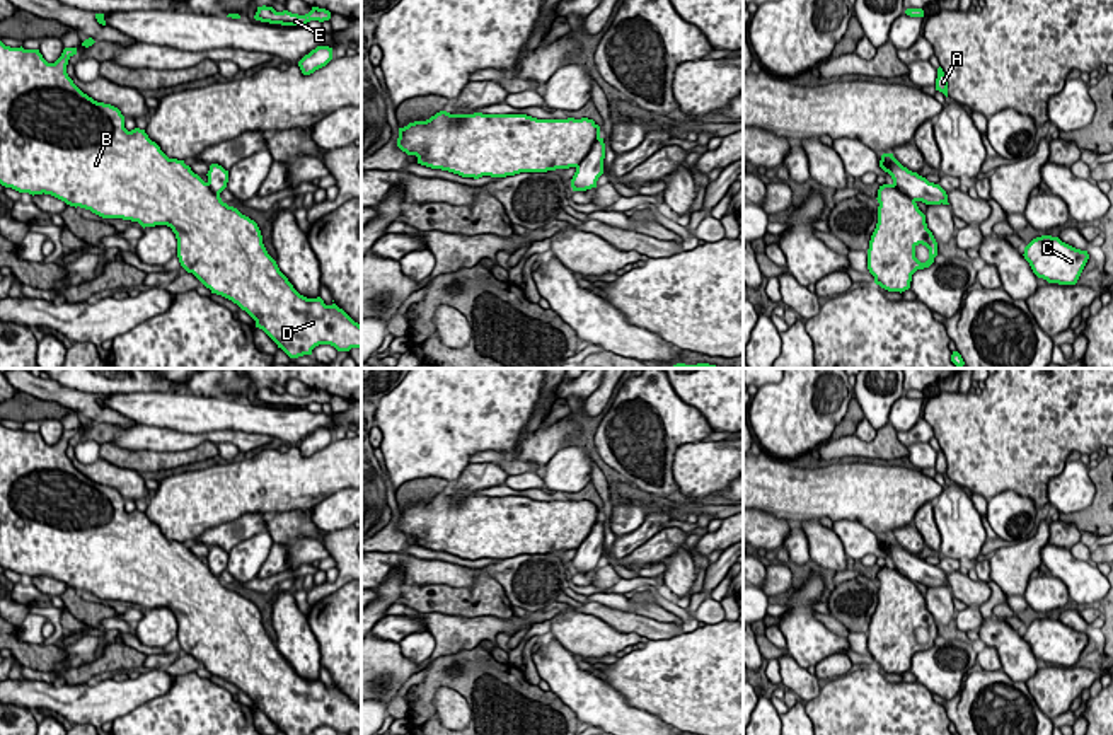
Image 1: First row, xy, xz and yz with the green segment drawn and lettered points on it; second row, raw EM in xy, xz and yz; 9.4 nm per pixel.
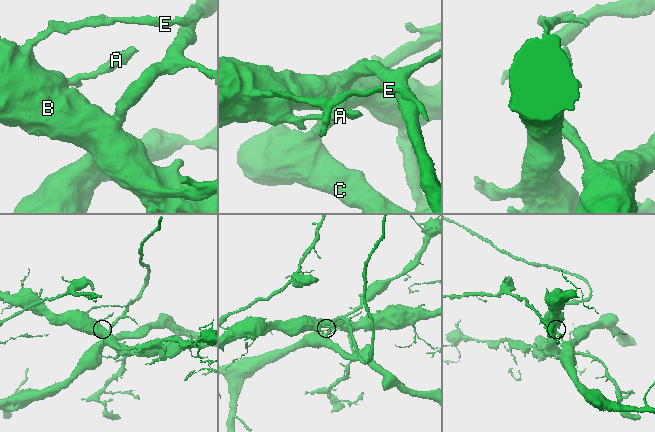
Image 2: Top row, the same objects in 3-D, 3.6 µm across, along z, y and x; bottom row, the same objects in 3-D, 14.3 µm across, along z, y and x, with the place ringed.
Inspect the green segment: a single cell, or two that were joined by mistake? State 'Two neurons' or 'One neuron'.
Two neurons

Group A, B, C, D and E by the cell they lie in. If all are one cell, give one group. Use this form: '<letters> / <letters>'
A B D E / C

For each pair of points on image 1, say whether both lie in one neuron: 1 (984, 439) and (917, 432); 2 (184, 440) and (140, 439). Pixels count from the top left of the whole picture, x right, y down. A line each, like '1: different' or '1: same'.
1: different
2: same

